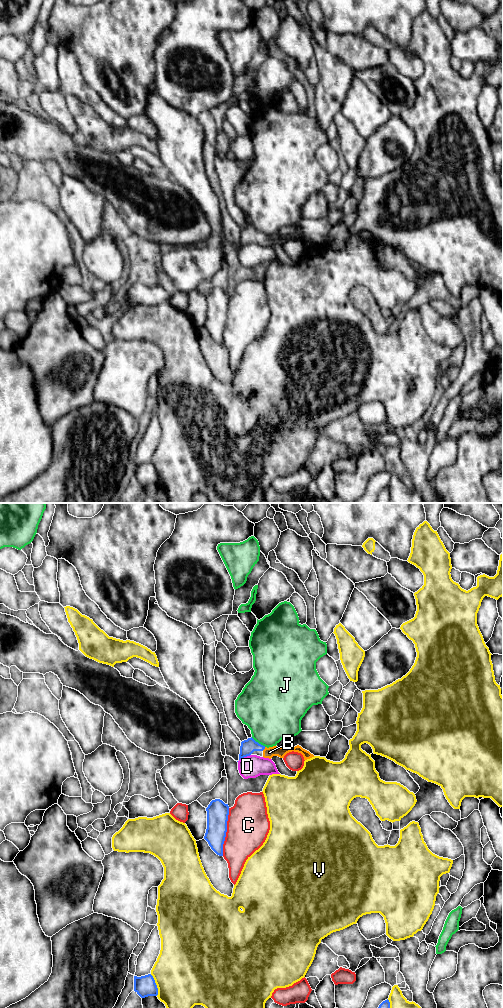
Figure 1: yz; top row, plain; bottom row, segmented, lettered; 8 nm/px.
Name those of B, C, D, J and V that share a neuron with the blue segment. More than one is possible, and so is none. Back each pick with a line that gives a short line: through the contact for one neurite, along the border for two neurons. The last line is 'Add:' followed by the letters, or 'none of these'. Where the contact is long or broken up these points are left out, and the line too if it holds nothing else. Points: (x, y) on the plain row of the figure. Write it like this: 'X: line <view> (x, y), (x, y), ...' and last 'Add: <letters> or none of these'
B: line yz (248, 234), (256, 234), (263, 237), (269, 240)
Add: B

